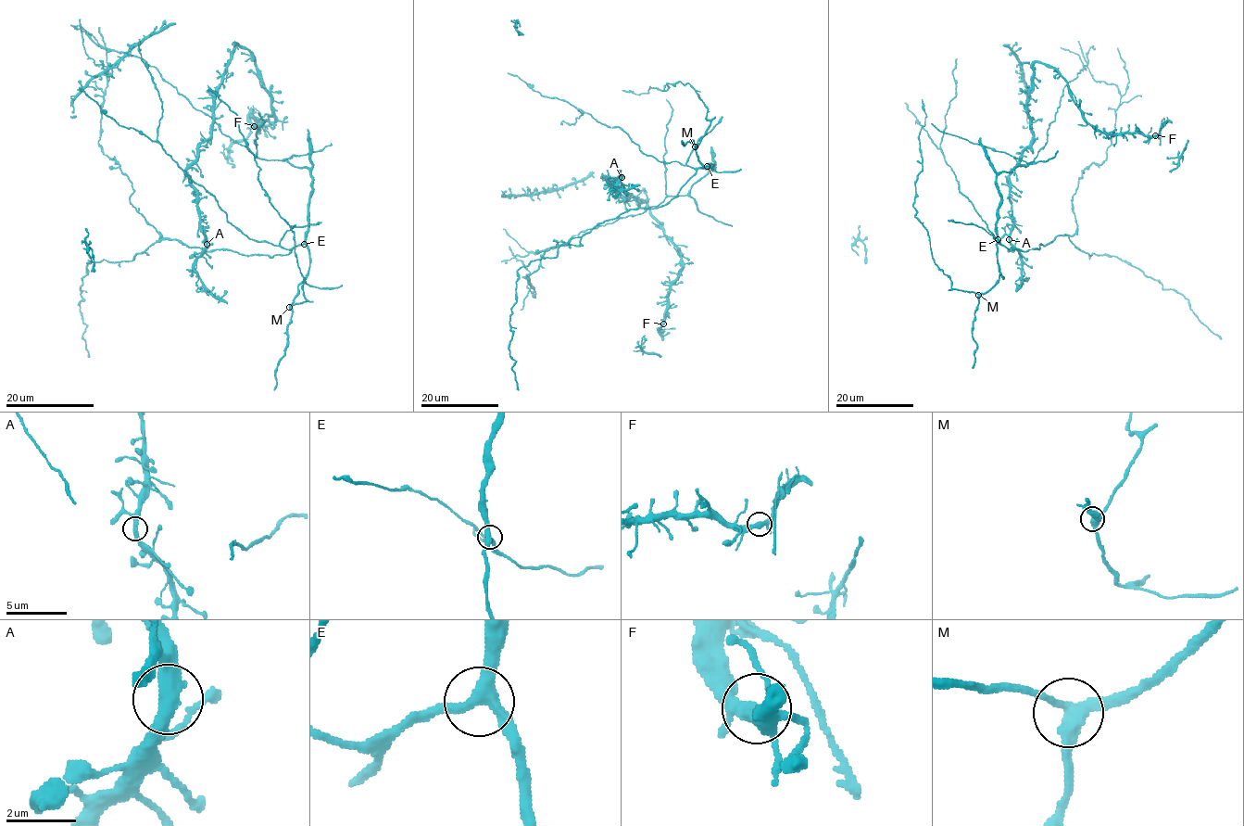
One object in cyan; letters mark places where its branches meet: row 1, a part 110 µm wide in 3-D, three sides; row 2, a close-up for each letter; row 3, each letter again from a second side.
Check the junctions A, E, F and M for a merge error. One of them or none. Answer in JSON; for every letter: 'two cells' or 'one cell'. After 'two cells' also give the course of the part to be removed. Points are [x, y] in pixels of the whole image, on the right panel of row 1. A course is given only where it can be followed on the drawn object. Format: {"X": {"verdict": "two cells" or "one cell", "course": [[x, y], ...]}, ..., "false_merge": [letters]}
{"A": {"verdict": "one cell"}, "E": {"verdict": "one cell"}, "F": {"verdict": "one cell"}, "M": {"verdict": "one cell"}, "false_merge": []}

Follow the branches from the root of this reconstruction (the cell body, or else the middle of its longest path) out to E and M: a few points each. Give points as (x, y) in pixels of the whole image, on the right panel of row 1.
E: (996, 184), (1001, 197), (996, 223), (998, 239)
M: (996, 184), (1001, 197), (996, 223), (999, 275), (991, 287), (978, 295)

